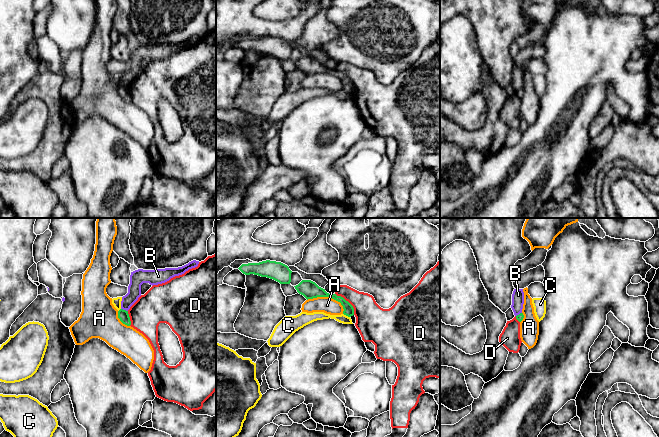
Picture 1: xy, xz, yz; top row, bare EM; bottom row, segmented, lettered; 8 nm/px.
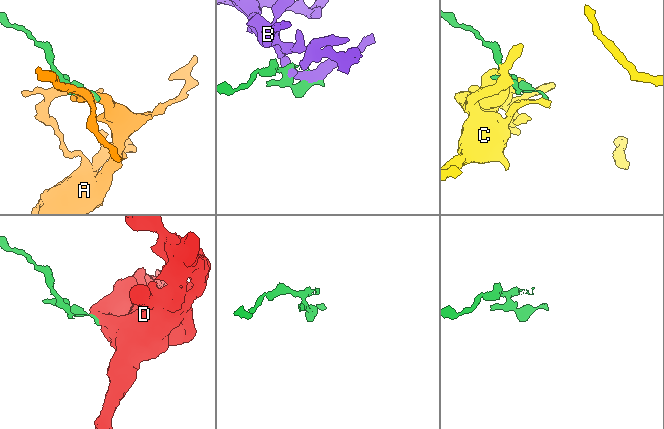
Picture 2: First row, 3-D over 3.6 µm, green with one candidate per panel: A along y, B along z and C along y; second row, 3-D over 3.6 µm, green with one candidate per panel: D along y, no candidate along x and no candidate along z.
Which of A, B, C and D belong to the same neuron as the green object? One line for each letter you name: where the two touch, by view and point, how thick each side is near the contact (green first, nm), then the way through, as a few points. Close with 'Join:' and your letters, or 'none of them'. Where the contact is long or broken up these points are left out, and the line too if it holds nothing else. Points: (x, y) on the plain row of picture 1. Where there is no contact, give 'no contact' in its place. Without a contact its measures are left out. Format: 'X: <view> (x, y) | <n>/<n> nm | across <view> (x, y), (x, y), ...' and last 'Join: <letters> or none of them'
A: xz (329, 73) | 140/130 nm
Join: A

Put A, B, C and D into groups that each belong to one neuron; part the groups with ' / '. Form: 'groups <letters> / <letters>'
groups A / B / C / D

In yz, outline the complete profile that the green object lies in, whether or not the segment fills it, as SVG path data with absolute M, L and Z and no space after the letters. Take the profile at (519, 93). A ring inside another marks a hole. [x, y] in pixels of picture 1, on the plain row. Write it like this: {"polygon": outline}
{"polygon": "M524 64L523 68L523 85L522 88L516 92L516 95L520 98L521 117L528 123L528 125L531 125L536 121L538 116L539 97L535 92L532 74L528 70L528 64Z"}

